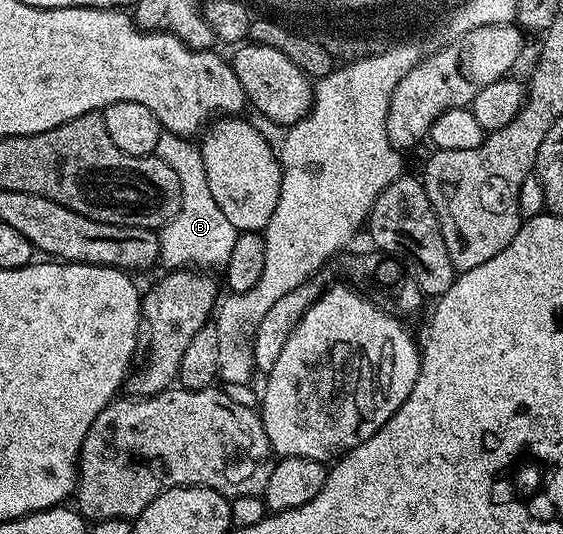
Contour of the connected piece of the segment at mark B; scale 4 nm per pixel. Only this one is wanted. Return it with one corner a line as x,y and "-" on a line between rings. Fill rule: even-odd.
164,130
154,152
175,171
181,190
181,210
176,214
176,218
163,225
159,231
159,259
161,265
165,265
168,270
180,270
189,266
223,267
232,254
233,243
239,233
212,198
207,175
204,173
201,151
191,144
193,143
187,137

